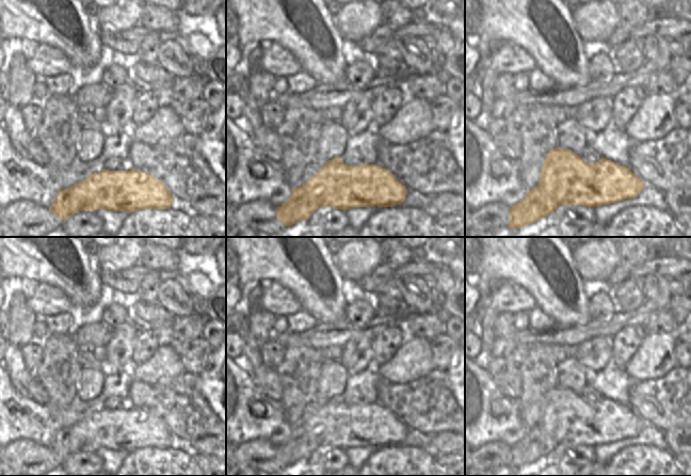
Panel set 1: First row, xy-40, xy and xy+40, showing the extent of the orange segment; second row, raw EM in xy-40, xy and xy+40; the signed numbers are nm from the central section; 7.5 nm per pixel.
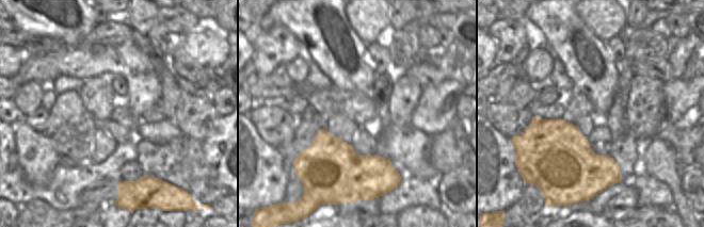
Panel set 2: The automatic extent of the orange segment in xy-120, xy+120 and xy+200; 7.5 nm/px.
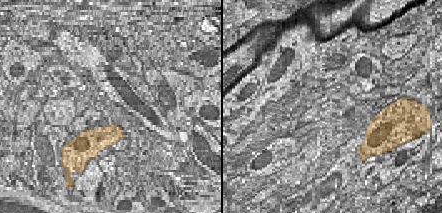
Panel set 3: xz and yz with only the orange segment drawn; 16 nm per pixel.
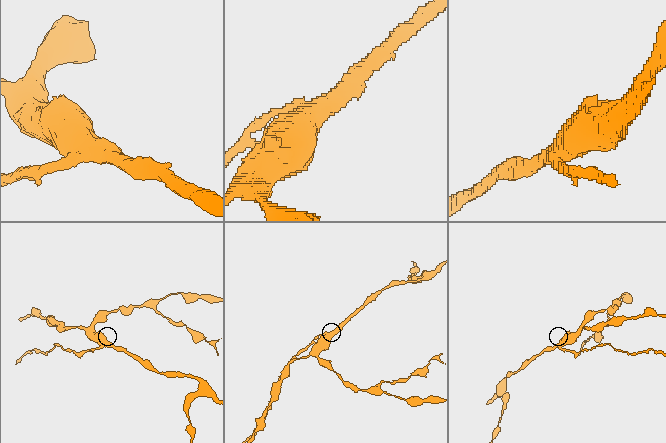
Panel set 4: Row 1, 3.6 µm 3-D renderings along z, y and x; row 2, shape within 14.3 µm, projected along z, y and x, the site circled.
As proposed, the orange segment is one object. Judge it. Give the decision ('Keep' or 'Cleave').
Cleave

